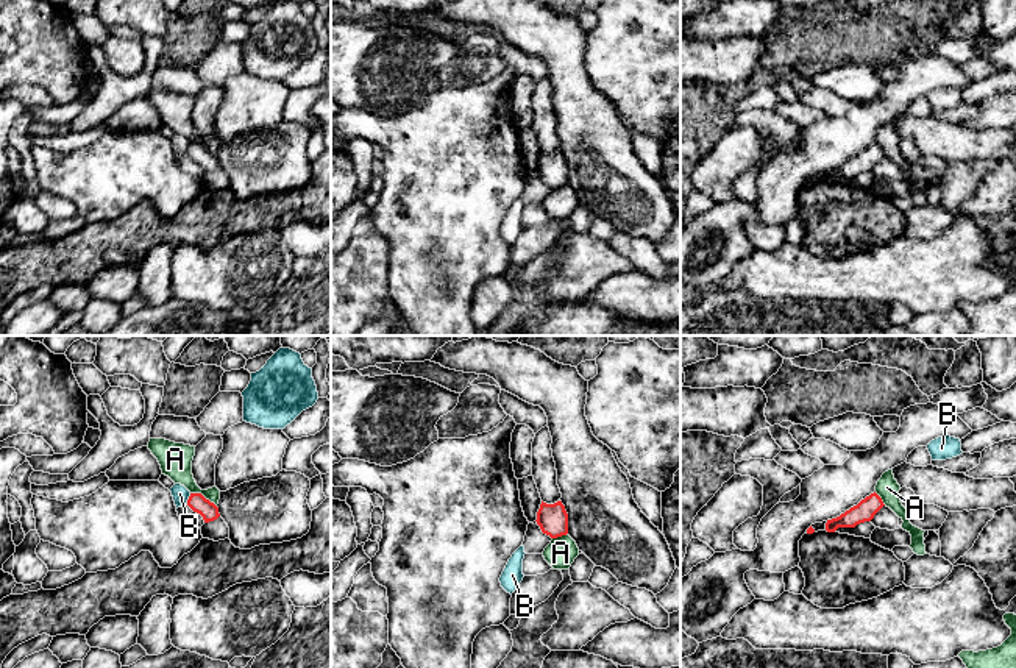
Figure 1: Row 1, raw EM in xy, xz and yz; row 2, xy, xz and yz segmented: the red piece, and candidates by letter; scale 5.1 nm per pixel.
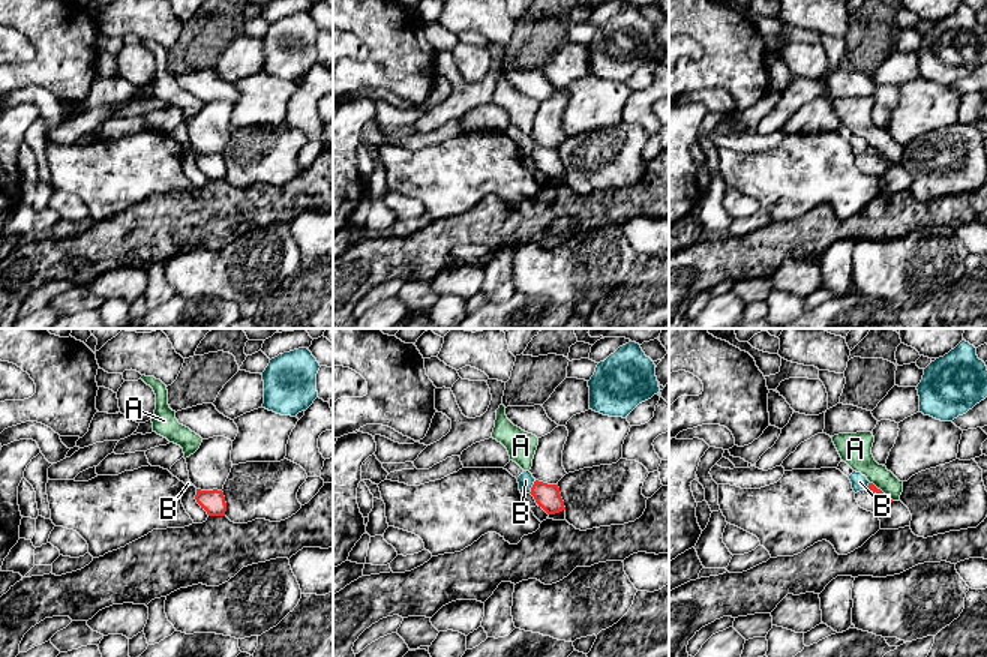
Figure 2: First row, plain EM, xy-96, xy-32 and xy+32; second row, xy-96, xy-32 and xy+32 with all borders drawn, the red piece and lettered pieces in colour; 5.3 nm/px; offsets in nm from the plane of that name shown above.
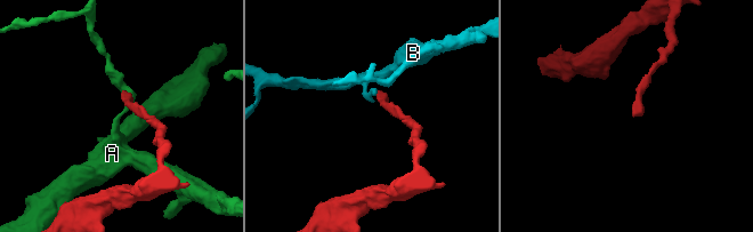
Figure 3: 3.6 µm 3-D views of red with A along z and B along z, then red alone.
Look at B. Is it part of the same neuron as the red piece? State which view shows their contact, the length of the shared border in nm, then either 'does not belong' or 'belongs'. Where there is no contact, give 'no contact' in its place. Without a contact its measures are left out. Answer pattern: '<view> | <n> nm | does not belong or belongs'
xy | 60 nm | does not belong

